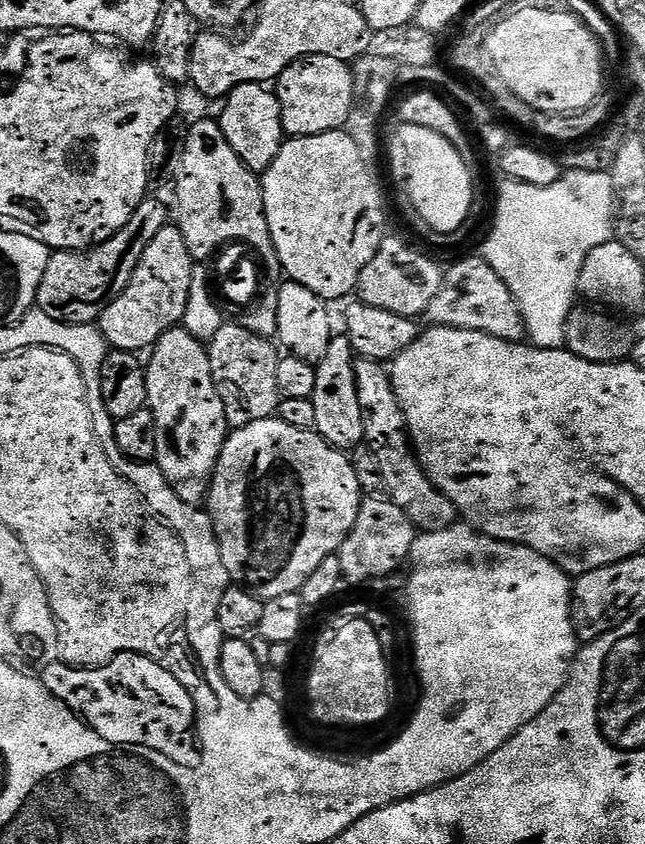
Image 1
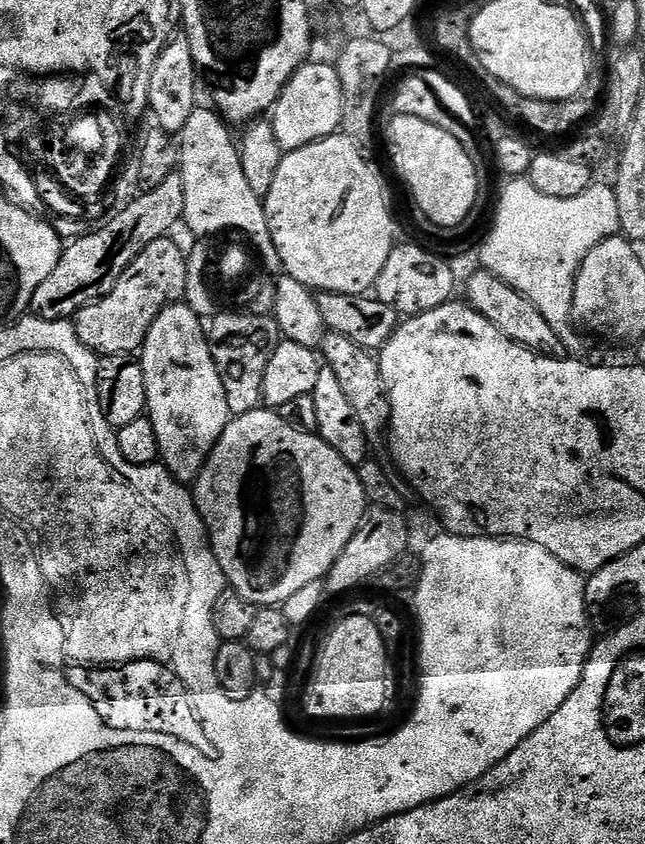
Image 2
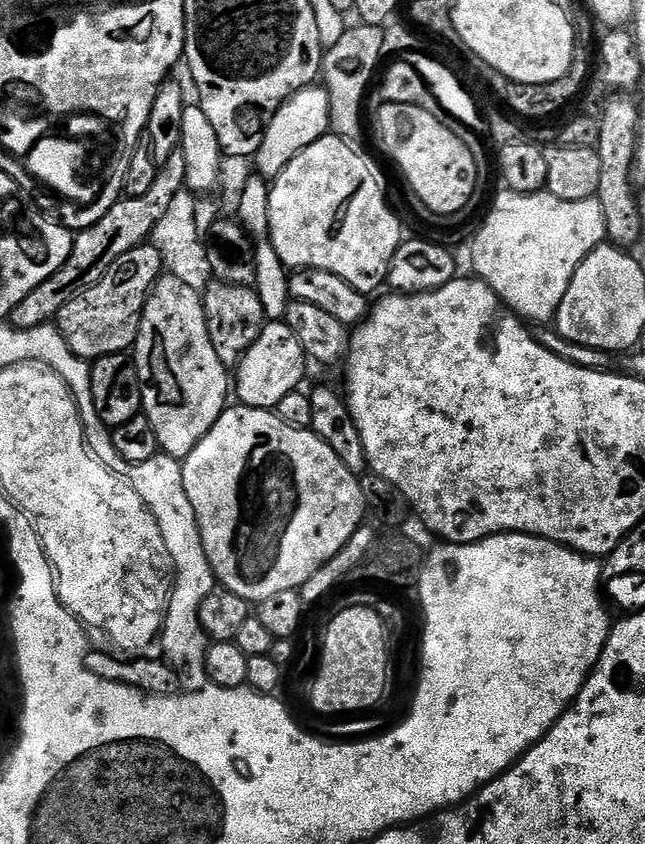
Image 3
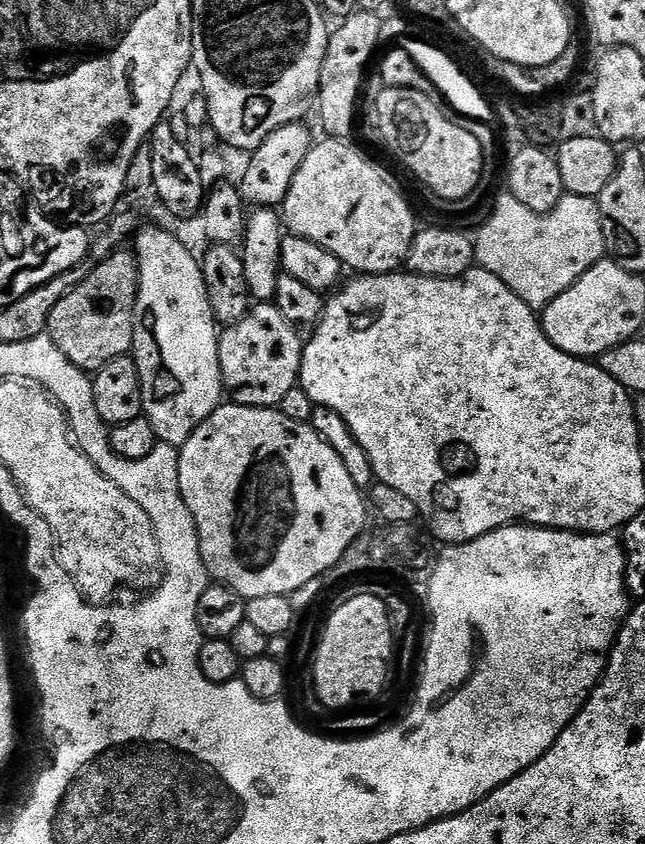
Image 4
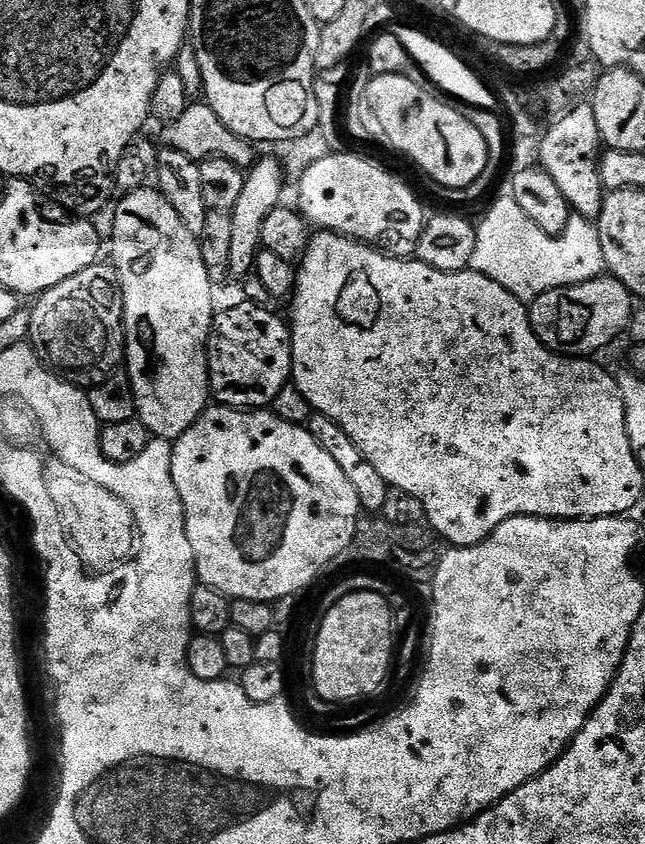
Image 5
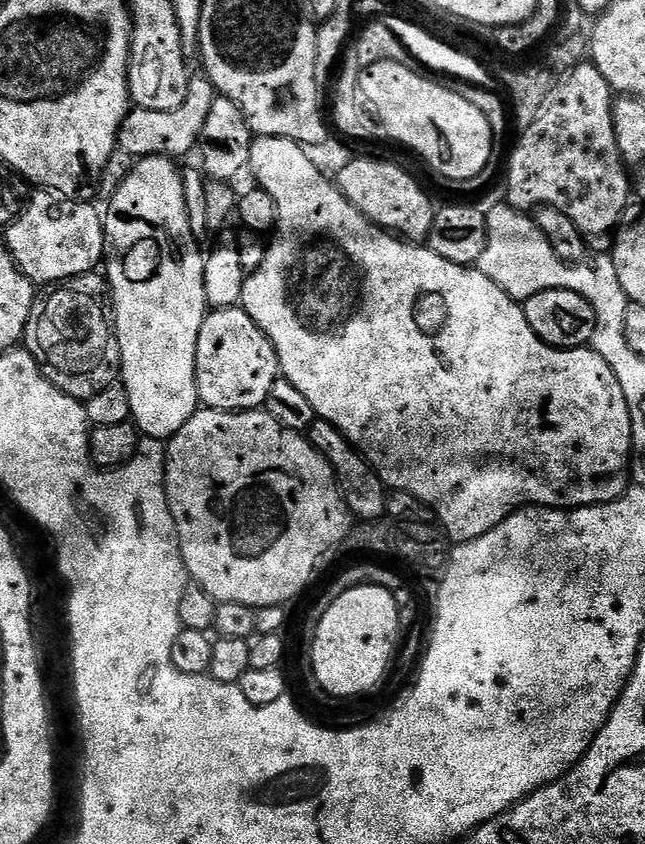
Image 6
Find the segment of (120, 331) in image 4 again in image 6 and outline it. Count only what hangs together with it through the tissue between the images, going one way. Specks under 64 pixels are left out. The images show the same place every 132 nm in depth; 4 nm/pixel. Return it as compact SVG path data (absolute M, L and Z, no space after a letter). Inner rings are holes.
M91 271L84 276L76 276L73 280L63 281L59 286L53 287L49 296L41 295L32 308L22 341L23 347L40 367L40 375L51 382L59 392L81 402L94 398L94 394L106 390L106 386L121 379L120 347L110 323L109 313L106 311L110 289L107 279L103 275L96 275L95 271Z

